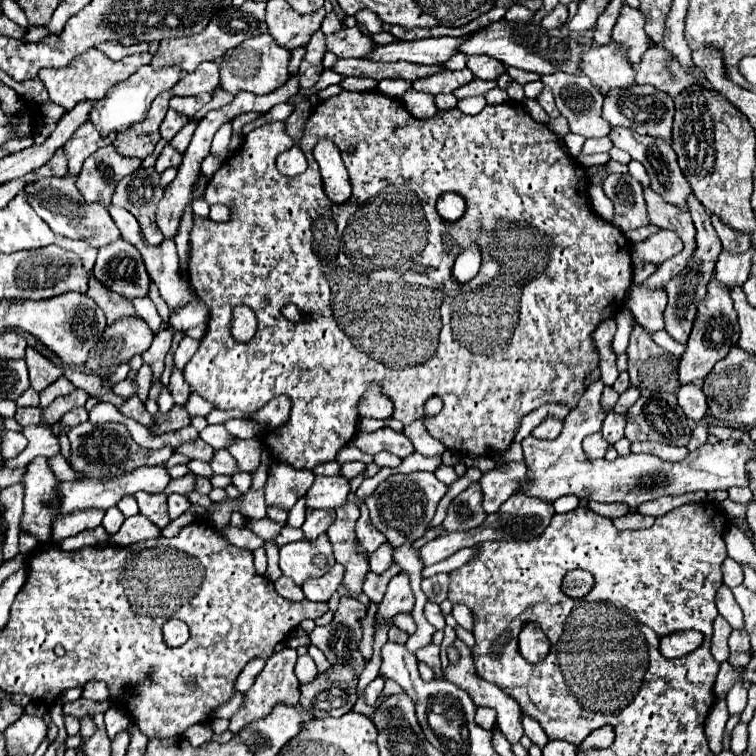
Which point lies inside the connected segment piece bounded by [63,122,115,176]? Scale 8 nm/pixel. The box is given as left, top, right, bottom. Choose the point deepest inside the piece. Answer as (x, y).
(86, 140)

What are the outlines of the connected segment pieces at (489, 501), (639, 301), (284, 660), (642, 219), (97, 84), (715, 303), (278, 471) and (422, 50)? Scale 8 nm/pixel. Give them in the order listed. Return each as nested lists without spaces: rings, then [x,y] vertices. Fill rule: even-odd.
[[[507,462],[497,468],[485,472],[481,476],[483,488],[483,508],[487,514],[497,512],[501,504],[519,490],[519,480],[527,476],[527,468],[523,462]]]
[[[633,284],[629,290],[627,308],[633,312],[635,320],[647,330],[657,332],[663,328],[663,310],[667,306],[667,294],[659,288],[647,288]]]
[[[283,648],[281,652],[273,654],[273,656],[265,662],[265,668],[257,674],[253,686],[245,692],[245,698],[243,698],[241,708],[229,718],[229,730],[231,730],[233,734],[237,734],[245,724],[265,718],[265,716],[273,710],[273,706],[275,706],[277,702],[283,702],[283,704],[287,704],[287,706],[295,706],[295,704],[299,702],[299,682],[297,682],[297,676],[295,676],[295,672],[293,672],[295,660],[297,660],[297,652],[295,652],[293,648]]]
[[[609,174],[603,182],[603,192],[615,206],[613,226],[627,232],[649,224],[643,188],[631,174]]]
[[[97,48],[93,50],[87,50],[85,54],[77,56],[69,66],[65,68],[45,68],[45,70],[39,70],[39,78],[41,82],[45,84],[47,92],[49,92],[49,98],[61,106],[65,106],[67,110],[71,110],[77,102],[83,102],[83,100],[99,100],[105,96],[105,92],[115,86],[117,82],[123,82],[127,80],[139,66],[143,64],[149,64],[151,56],[145,52],[145,54],[133,54],[133,56],[127,56],[119,62],[113,62],[109,60],[103,52],[99,52]]]
[[[711,280],[707,298],[699,304],[699,314],[691,330],[691,340],[687,340],[687,350],[679,358],[679,384],[689,384],[703,380],[717,360],[725,358],[725,354],[737,346],[739,338],[739,326],[737,326],[737,312],[733,308],[733,300],[729,296],[729,290],[725,286]]]
[[[275,462],[269,468],[269,478],[265,484],[265,502],[269,506],[283,506],[291,510],[293,504],[305,496],[309,486],[313,484],[311,470],[295,470],[287,464]]]
[[[425,38],[425,40],[397,40],[387,46],[375,46],[369,60],[373,62],[419,62],[419,64],[441,64],[457,54],[457,46],[463,38]]]

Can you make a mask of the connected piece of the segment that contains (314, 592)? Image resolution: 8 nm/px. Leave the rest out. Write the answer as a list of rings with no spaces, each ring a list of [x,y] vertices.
[[[335,564],[321,578],[309,578],[309,582],[303,582],[301,588],[303,588],[305,598],[313,600],[313,602],[327,602],[331,598],[331,594],[343,582],[343,572],[345,572],[345,568],[341,564]]]

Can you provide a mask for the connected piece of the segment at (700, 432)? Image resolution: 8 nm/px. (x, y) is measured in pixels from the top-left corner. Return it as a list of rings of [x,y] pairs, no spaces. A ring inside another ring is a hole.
[[[697,426],[691,434],[691,440],[687,442],[687,450],[695,450],[697,446],[705,444],[707,442],[707,428],[705,426]]]

